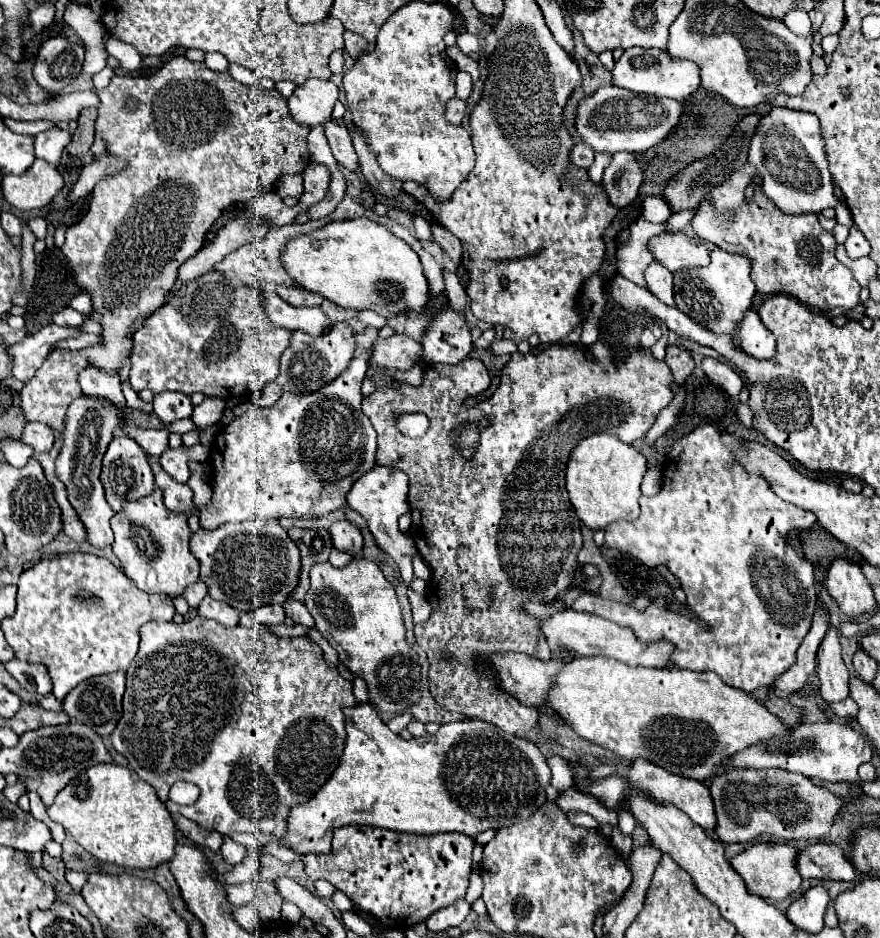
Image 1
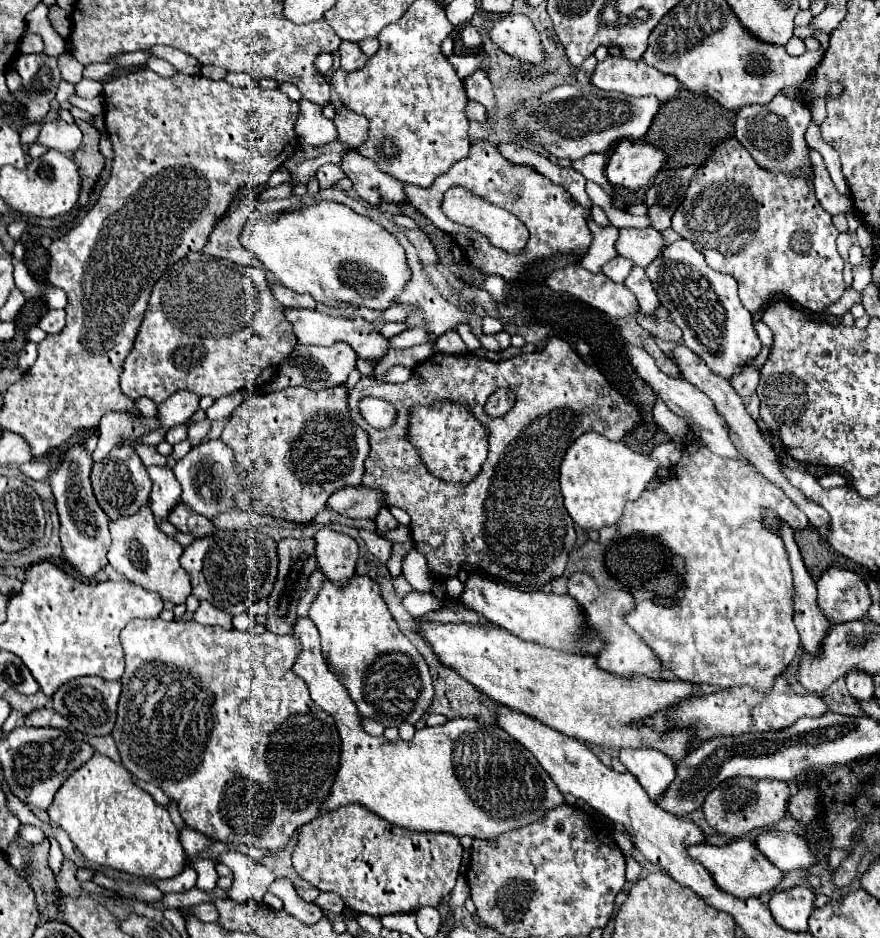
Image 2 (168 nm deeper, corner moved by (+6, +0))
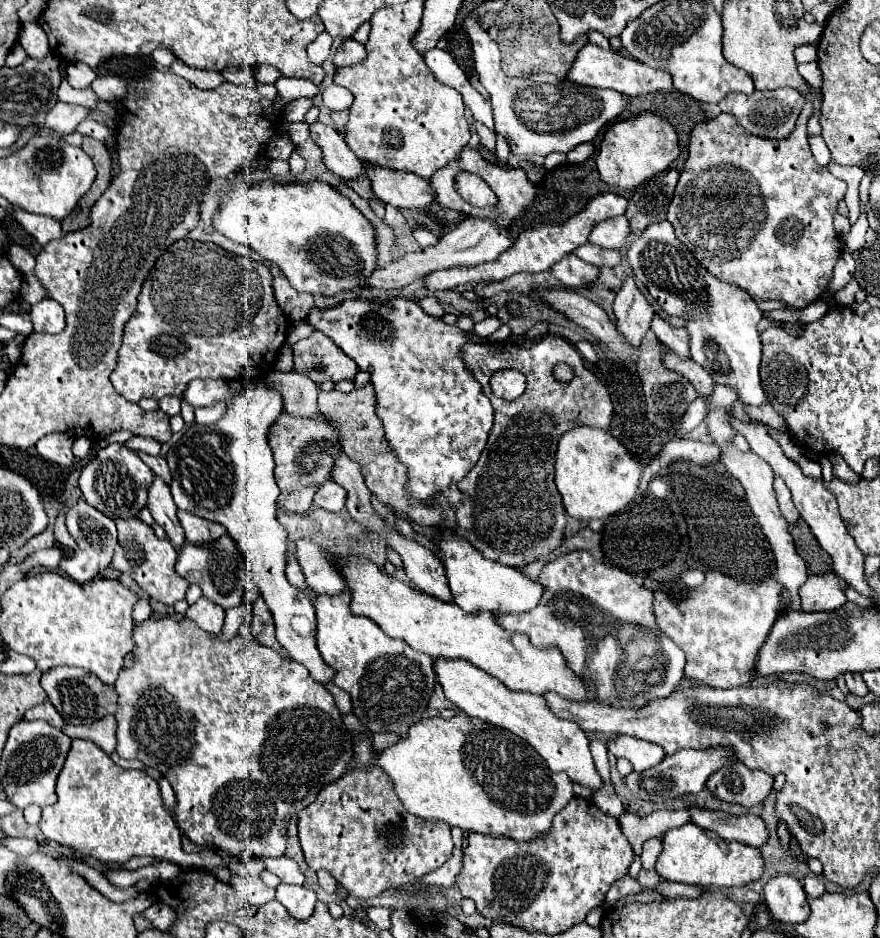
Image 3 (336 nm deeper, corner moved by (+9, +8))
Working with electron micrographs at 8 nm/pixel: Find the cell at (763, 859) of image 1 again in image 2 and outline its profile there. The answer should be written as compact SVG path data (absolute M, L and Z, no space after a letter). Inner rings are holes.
M736 839L722 847L706 845L706 843L692 845L692 847L688 847L688 853L690 853L690 857L700 861L708 869L708 873L712 875L712 879L716 881L716 885L722 891L732 893L738 899L760 897L764 891L772 891L782 879L782 871L776 865L768 863L768 859L758 851L758 847L752 839Z

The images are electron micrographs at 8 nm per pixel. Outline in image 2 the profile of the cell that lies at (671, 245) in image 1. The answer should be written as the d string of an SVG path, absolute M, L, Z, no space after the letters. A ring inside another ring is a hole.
M626 227L620 229L614 247L620 257L630 259L638 267L648 267L660 255L664 245L666 241L662 239L662 233L654 231L652 227L644 227L644 229Z

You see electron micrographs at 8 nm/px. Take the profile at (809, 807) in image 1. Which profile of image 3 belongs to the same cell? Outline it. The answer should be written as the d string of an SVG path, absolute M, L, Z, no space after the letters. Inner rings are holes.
M737 763L711 775L707 789L719 801L751 809L761 805L773 791L773 775L765 771L751 771L743 763Z

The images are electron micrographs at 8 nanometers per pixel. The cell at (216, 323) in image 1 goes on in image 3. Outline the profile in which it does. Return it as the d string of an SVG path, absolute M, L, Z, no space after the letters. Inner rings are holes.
M181 239L177 241L175 245L171 245L159 259L157 263L153 265L149 277L145 279L143 283L143 289L139 293L139 299L137 299L137 309L133 313L133 317L127 321L125 325L125 335L123 335L123 345L119 349L119 361L117 361L117 367L115 371L111 373L111 383L113 387L127 399L127 401L139 401L143 397L151 397L151 399L161 399L165 395L177 395L181 397L187 383L193 381L193 379L239 379L245 369L253 367L253 381L259 381L263 379L265 375L269 375L273 371L273 363L277 359L277 351L279 347L285 343L287 339L287 331L289 331L289 319L283 315L281 307L277 305L275 301L275 295L273 295L273 287L271 287L271 271L267 265L263 263L257 263L257 261L251 261L247 257L241 257L241 255L235 255L235 253L229 253L213 243L201 243L201 241L193 241L193 239Z

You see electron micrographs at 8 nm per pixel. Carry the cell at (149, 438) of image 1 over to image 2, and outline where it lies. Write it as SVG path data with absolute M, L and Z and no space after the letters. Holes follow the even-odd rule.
M136 445L134 449L140 455L140 461L142 461L144 467L150 467L150 465L168 465L168 459L162 457L156 451L156 447L152 447L152 445Z

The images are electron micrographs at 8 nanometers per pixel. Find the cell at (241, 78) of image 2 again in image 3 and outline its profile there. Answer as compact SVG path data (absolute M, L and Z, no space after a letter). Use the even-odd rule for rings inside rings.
M227 67L221 71L223 79L229 81L229 83L235 83L235 85L253 85L253 73L245 67Z

